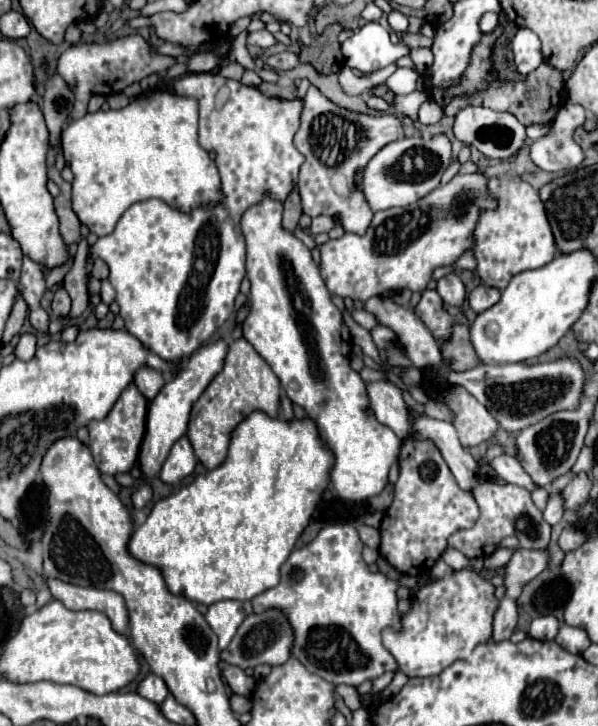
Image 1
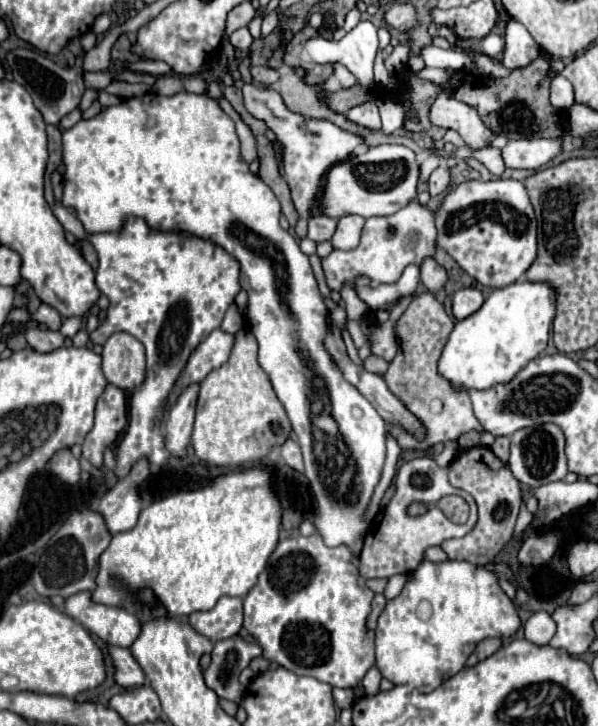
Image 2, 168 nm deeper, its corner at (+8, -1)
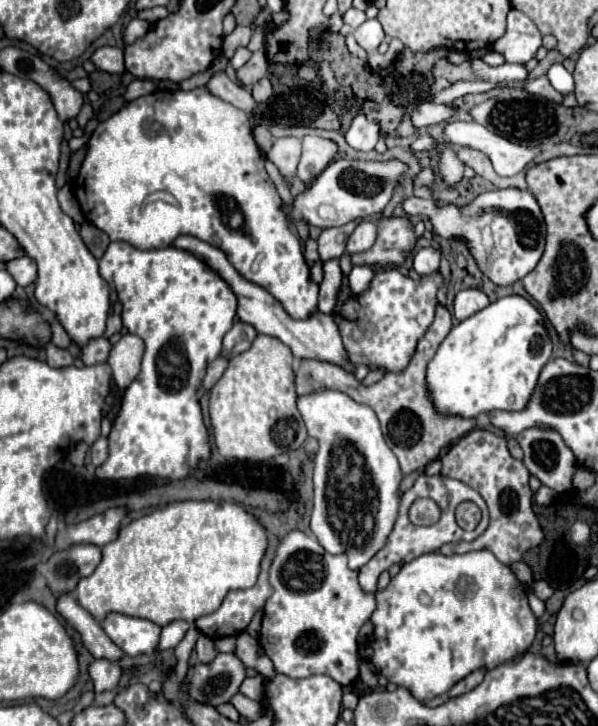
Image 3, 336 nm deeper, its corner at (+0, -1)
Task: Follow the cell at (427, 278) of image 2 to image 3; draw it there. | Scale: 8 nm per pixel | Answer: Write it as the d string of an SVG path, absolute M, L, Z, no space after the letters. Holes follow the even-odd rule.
M425 247L425 249L419 249L415 253L415 259L413 259L413 269L421 275L433 275L439 271L439 265L441 265L441 253L433 247Z

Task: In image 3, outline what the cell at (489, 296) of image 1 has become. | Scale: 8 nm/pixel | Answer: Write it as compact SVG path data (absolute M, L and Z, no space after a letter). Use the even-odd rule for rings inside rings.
M463 289L455 297L455 317L463 321L473 313L485 309L487 305L489 305L489 297L481 289Z

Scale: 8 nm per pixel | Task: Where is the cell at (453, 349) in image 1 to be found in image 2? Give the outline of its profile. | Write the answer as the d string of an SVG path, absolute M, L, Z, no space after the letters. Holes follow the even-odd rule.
M433 293L415 295L413 301L409 303L409 307L405 309L405 313L399 317L395 331L397 331L399 351L391 359L389 369L383 375L383 379L389 387L389 391L421 421L425 435L423 435L423 439L417 439L411 431L403 429L401 425L385 421L387 435L395 437L397 445L403 451L411 451L411 449L423 451L437 443L455 441L459 435L473 431L473 429L481 433L483 427L477 421L477 417L473 415L469 395L465 391L461 391L461 393L453 391L453 387L437 373L437 359L441 355L441 349L443 349L449 333L453 331L453 321L445 313L443 305L435 299L435 295Z

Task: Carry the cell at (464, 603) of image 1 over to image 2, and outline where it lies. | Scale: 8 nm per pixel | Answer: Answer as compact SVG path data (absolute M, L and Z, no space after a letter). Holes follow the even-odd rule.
M421 561L419 567L407 577L405 587L395 599L389 599L379 615L375 629L375 665L385 679L393 685L411 685L413 689L423 689L429 693L447 681L447 677L463 669L467 657L473 649L487 637L499 637L503 641L511 639L521 627L521 619L513 601L501 589L497 575L481 565L471 565L469 561L443 561L433 563Z

